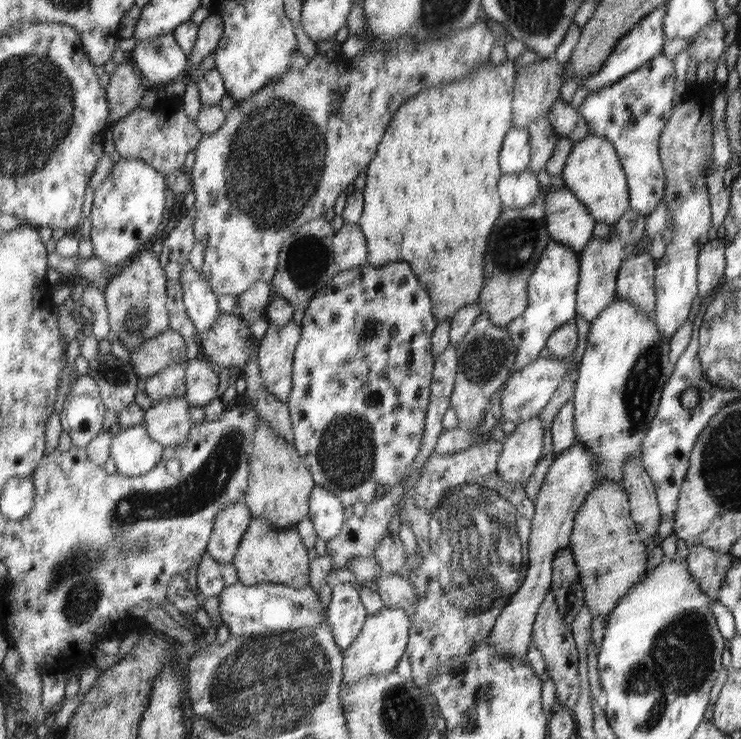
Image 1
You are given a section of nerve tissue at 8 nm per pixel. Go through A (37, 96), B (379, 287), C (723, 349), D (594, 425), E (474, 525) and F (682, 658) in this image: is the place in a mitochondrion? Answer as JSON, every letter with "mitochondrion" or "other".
{"A":"mitochondrion","B":"other","C":"mitochondrion","D":"other","E":"mitochondrion","F":"mitochondrion"}

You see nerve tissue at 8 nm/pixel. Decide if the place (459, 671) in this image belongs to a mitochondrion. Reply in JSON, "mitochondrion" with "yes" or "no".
{"mitochondrion":"no"}

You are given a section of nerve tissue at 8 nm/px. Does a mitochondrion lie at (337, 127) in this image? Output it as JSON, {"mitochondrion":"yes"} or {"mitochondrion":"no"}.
{"mitochondrion":"no"}

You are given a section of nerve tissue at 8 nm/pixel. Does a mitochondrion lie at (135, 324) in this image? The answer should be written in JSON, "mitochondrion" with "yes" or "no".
{"mitochondrion":"yes"}

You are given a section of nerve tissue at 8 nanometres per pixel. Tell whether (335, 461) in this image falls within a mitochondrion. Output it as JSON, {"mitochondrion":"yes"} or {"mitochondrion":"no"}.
{"mitochondrion":"yes"}

